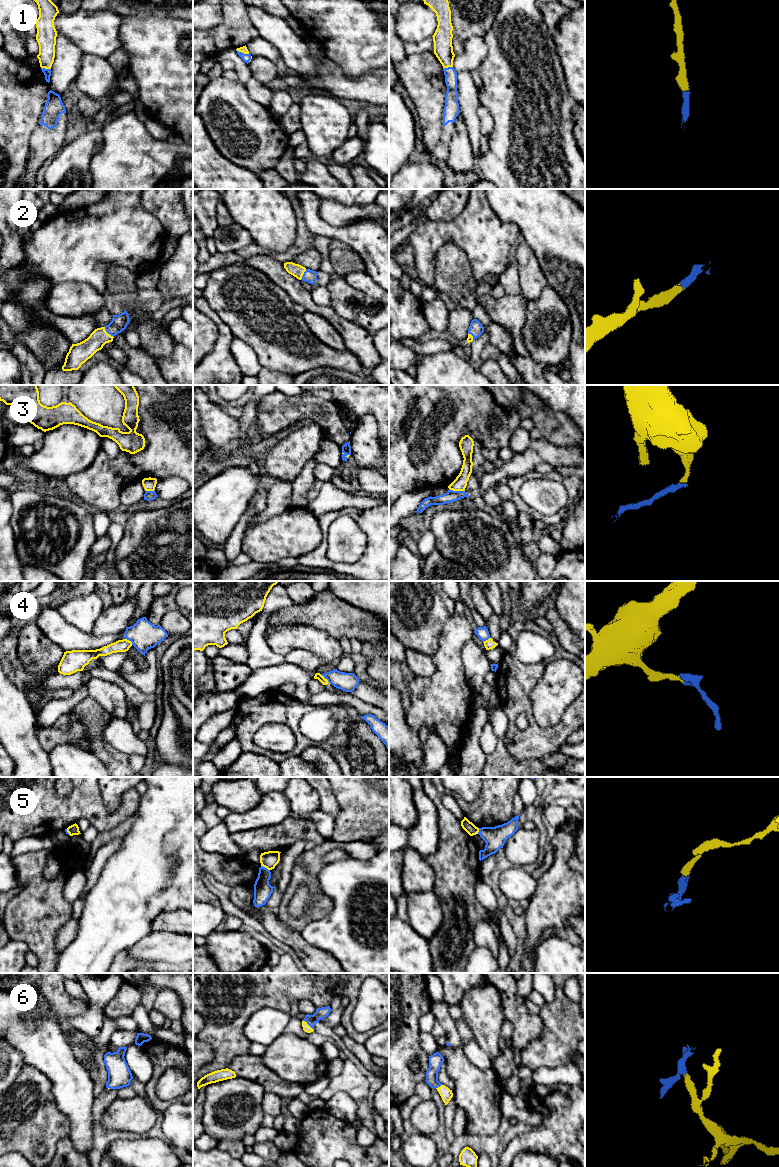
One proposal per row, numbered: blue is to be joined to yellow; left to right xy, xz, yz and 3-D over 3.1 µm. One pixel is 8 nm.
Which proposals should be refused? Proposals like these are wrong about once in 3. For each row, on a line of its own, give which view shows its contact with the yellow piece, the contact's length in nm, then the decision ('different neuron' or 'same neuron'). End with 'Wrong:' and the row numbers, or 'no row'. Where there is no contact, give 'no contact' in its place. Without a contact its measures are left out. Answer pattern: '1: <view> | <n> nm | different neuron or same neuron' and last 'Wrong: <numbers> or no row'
1: xz | 120 nm | same neuron
2: xy | 120 nm | same neuron
3: yz | 130 nm | different neuron
4: xz | 100 nm | different neuron
5: xz | 80 nm | different neuron
6: xz | 120 nm | same neuron
Wrong: 3, 4, 5

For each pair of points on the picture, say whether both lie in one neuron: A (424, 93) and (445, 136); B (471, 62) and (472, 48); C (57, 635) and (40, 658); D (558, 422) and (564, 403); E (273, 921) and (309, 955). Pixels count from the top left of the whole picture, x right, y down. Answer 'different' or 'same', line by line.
A: different
B: same
C: different
D: different
E: same

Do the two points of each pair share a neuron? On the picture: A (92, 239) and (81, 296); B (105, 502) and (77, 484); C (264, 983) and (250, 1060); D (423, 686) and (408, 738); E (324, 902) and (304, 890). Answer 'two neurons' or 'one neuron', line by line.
A: two neurons
B: one neuron
C: two neurons
D: two neurons
E: two neurons

